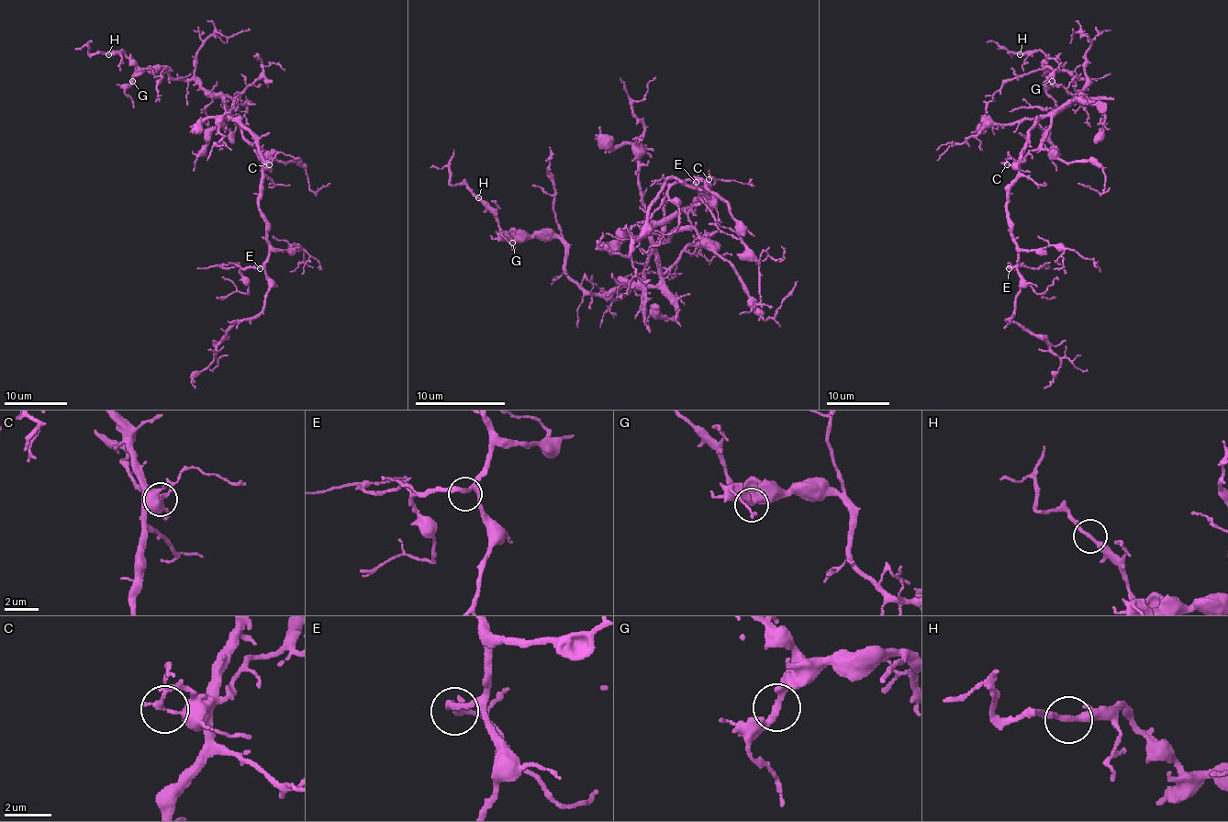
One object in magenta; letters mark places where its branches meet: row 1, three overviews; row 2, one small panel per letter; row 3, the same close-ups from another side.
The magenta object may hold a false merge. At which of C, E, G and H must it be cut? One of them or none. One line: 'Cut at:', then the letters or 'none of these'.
Cut at: C

